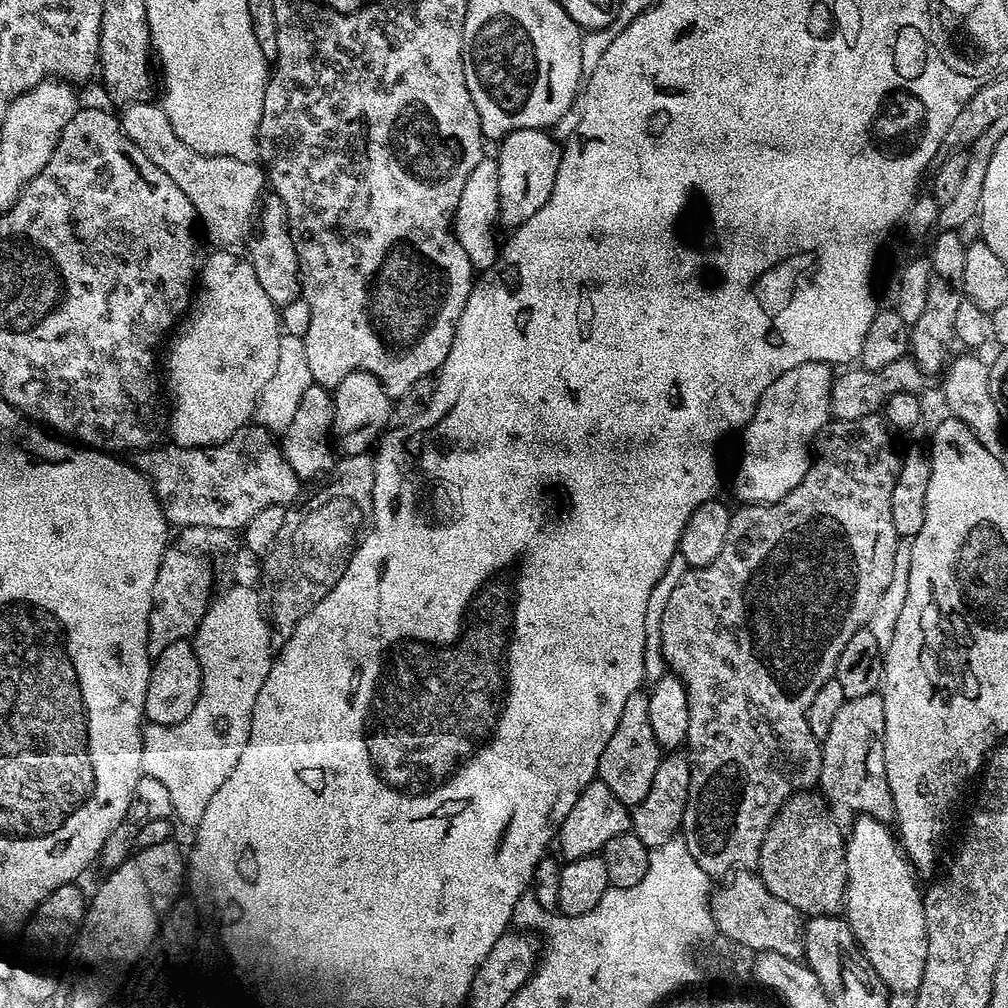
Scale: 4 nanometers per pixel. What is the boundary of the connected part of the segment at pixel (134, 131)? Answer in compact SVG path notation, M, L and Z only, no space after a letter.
M133 102L123 109L124 116L119 117L119 122L124 133L147 154L154 166L166 170L186 198L190 198L202 225L203 235L205 232L216 243L213 245L224 250L236 246L232 244L243 245L257 227L262 201L266 196L266 173L263 167L256 162L238 162L238 158L225 156L203 156L190 150L190 146L186 146L168 121L163 107L159 103L152 103Z

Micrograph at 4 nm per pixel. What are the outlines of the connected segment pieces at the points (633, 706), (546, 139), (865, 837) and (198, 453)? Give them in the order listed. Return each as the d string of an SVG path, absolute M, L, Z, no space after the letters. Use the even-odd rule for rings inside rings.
M641 690L630 694L622 706L618 726L614 726L614 734L610 734L610 742L606 742L606 750L602 750L598 758L597 777L603 784L610 786L618 802L635 806L650 790L650 782L654 782L654 770L658 770L661 759L660 743L654 738L654 730L650 727L648 692Z
M543 128L514 130L499 141L500 153L494 156L498 166L498 206L500 207L499 223L515 230L522 222L538 214L554 190L554 178L558 178L558 166L562 151L561 141L553 138L551 131Z
M857 815L850 825L844 845L844 857L848 867L848 894L844 901L846 919L866 954L870 966L882 978L892 994L914 994L920 989L922 974L926 970L926 914L921 889L916 889L917 877L910 867L893 829L882 820L872 816Z
M259 422L249 423L228 440L208 448L183 448L168 442L137 451L135 456L134 467L151 482L162 514L169 525L177 524L180 530L243 530L258 510L279 504L292 506L301 499L302 481L290 470L277 437Z

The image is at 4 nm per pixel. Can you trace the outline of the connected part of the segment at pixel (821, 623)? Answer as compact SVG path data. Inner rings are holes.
M879 415L858 418L857 420L837 420L825 424L814 448L806 478L773 504L744 504L735 509L726 530L726 542L718 558L701 568L689 568L684 577L674 586L666 610L662 610L660 645L667 671L684 683L688 699L690 726L686 741L686 755L690 764L690 790L686 798L682 839L690 850L690 858L702 866L710 878L727 877L737 870L752 870L759 865L762 838L778 810L796 792L812 790L819 785L822 770L821 741L810 734L810 722L806 722L806 710L818 686L822 686L836 674L838 654L846 647L846 642L858 629L865 627L878 607L878 601L894 574L894 550L898 539L894 530L894 518L890 518L890 490L894 490L896 475L900 472L901 457L892 449L892 436L889 425Z

